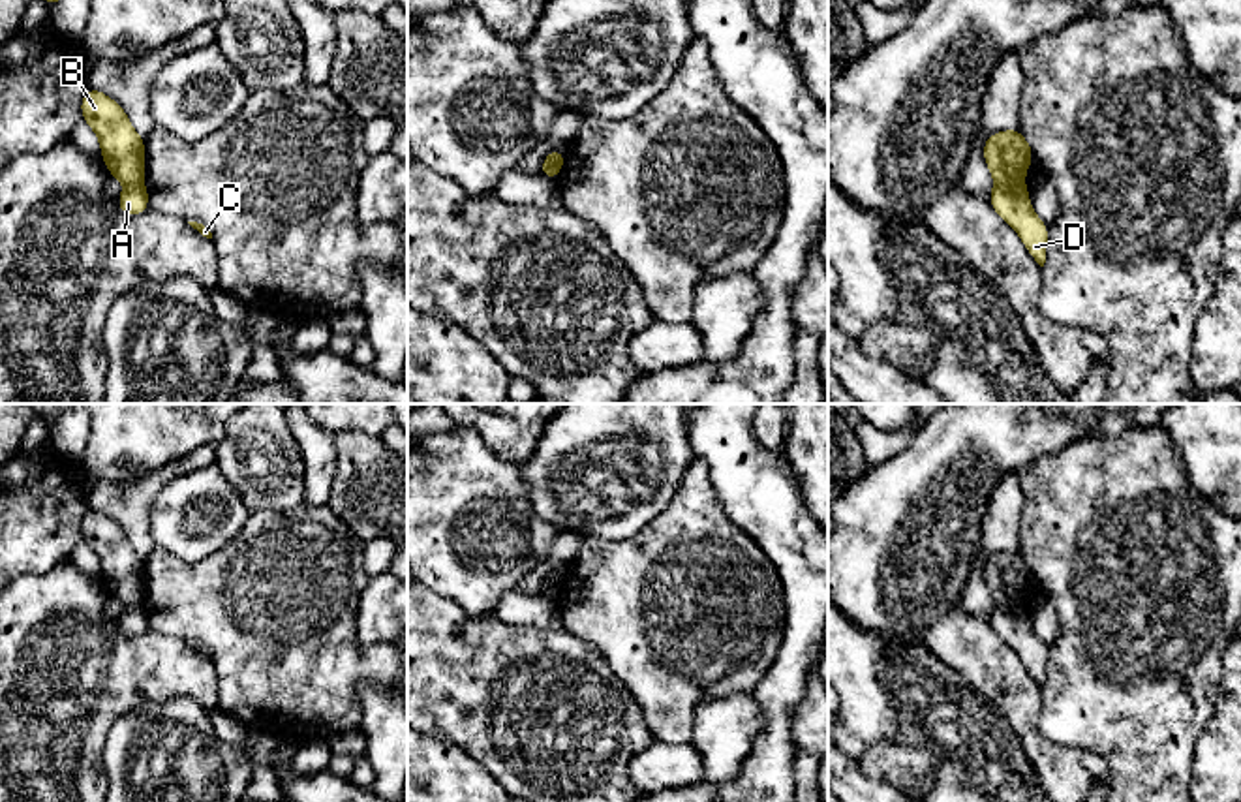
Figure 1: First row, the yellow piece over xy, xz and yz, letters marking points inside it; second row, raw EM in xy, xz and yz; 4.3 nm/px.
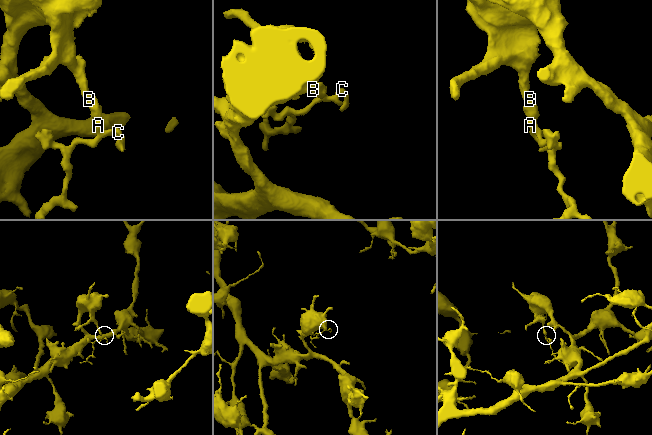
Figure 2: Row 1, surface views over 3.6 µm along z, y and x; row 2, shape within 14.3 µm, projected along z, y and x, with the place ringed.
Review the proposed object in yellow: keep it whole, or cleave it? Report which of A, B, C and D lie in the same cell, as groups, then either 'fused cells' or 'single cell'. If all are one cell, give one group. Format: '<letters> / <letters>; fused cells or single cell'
A C D / B; fused cells

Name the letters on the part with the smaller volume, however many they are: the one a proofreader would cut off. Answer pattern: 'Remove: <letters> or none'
Remove: A, C, D

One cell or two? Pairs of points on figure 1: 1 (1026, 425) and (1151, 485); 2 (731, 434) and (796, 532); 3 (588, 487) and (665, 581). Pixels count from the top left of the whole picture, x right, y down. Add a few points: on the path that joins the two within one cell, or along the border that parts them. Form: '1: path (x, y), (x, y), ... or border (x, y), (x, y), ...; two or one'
1: border (1110, 434), (1082, 436), (1027, 464); two
2: path (735, 459), (772, 508); one
3: border (663, 509), (626, 538), (584, 538); two

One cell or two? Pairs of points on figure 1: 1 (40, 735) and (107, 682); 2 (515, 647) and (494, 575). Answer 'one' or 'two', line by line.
1: one
2: two

